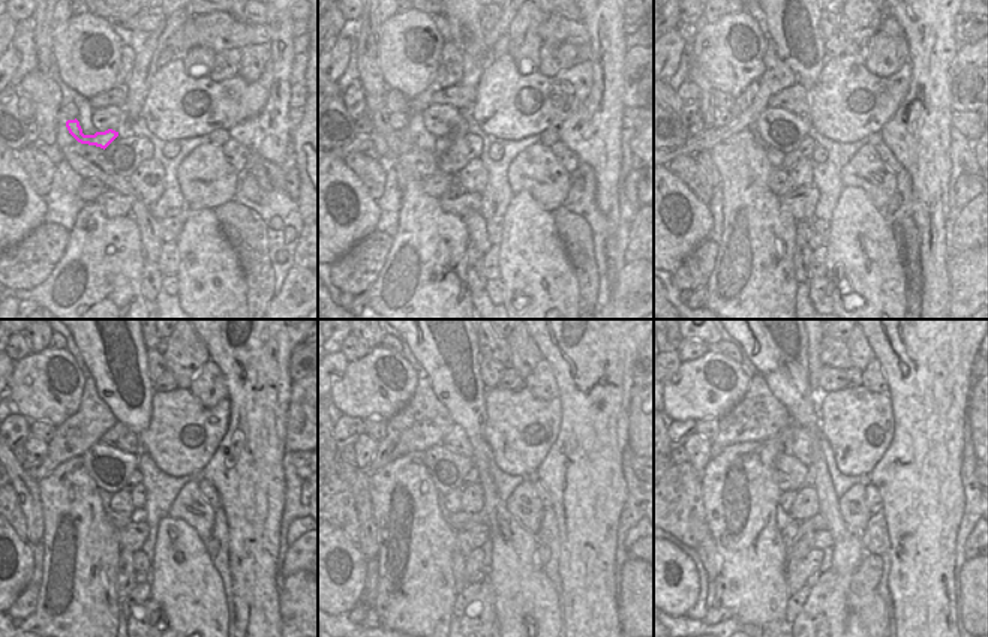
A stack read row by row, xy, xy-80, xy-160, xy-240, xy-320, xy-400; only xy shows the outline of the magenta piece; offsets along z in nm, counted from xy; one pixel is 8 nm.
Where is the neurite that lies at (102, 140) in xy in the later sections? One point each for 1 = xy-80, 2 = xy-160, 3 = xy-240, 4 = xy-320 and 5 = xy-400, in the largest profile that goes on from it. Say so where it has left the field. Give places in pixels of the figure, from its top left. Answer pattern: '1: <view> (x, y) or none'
1: xy-80 (396, 122)
2: xy-160 (714, 117)
3: xy-240 (35, 450)
4: xy-320 (366, 447)
5: xy-400 (699, 450)

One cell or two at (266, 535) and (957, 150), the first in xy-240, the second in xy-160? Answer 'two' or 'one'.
two

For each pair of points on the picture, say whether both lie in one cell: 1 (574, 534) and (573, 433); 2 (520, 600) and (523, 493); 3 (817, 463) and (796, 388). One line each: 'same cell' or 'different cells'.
1: same cell
2: different cells
3: same cell

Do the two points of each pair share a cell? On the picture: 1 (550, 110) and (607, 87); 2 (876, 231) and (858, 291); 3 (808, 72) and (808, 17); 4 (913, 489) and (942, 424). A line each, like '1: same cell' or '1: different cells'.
1: different cells
2: same cell
3: same cell
4: same cell

